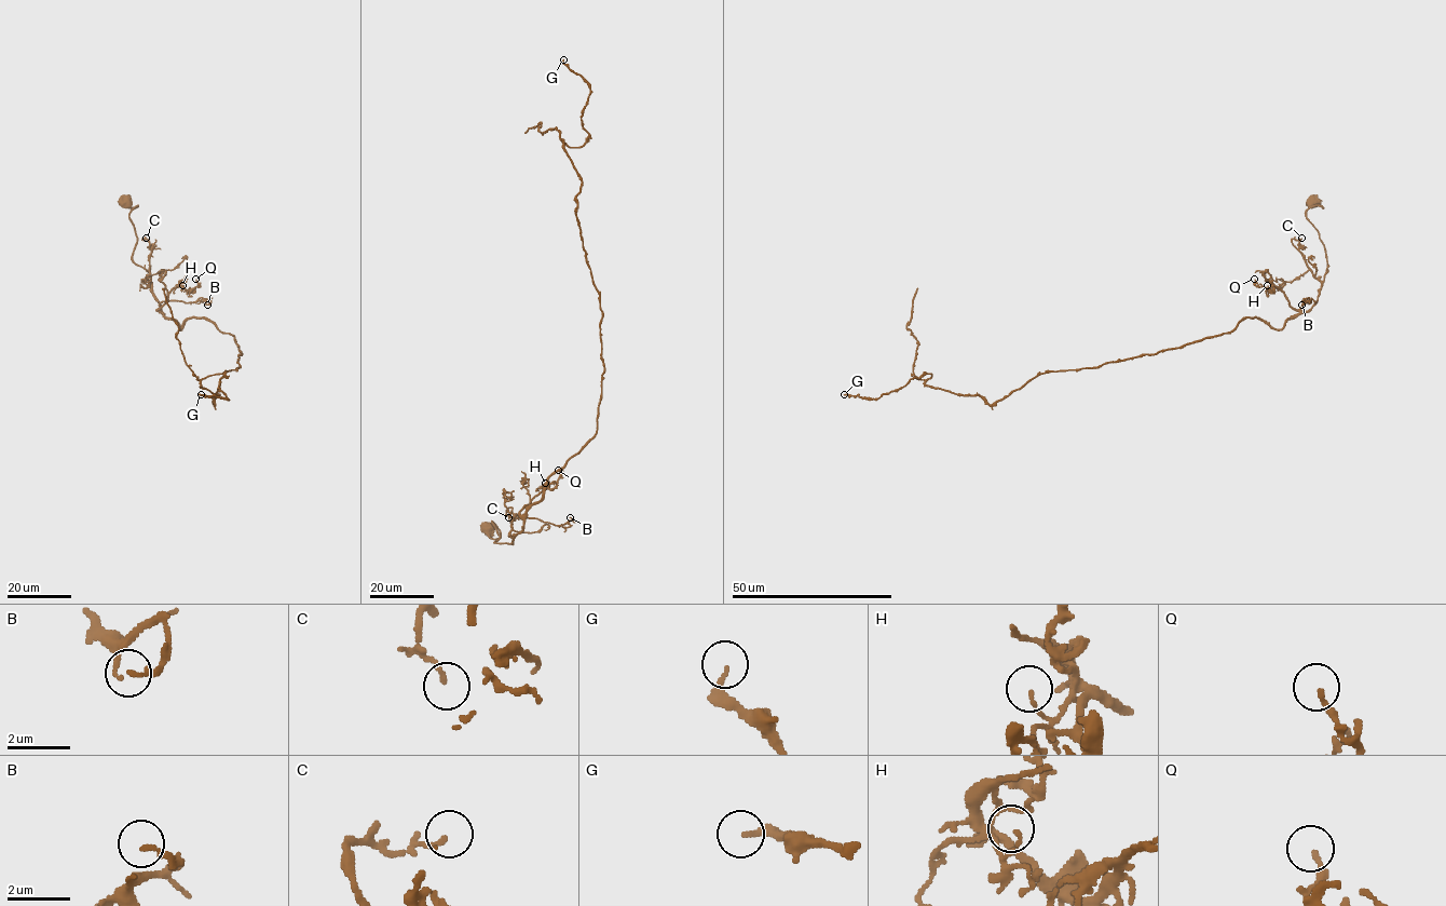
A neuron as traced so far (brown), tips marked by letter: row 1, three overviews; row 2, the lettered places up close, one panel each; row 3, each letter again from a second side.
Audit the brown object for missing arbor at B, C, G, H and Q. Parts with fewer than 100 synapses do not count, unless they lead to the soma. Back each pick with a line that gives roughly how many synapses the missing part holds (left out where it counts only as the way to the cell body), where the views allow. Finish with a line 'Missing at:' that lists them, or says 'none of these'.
Missing at: none of these

